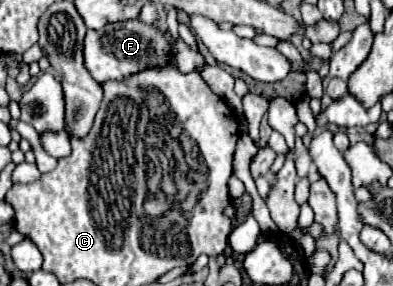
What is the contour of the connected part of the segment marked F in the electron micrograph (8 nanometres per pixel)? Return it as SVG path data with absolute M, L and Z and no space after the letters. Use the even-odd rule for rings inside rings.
M139 19L109 23L101 31L93 31L93 29L87 31L85 47L83 47L85 67L89 69L91 77L99 83L105 83L109 79L123 79L145 67L163 65L167 61L171 43L173 43L173 39L169 33L165 33L161 29L151 29L149 25L141 23Z

